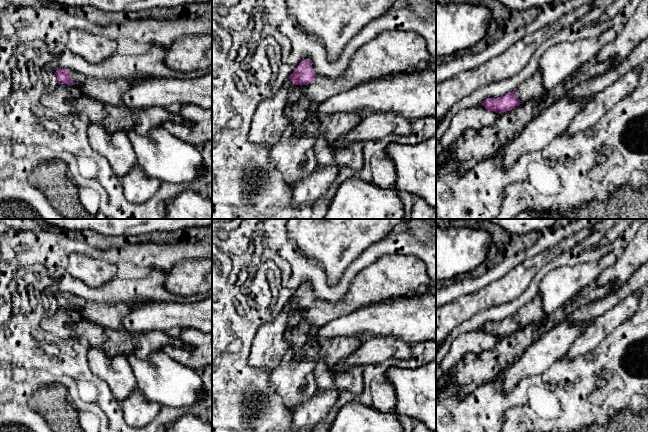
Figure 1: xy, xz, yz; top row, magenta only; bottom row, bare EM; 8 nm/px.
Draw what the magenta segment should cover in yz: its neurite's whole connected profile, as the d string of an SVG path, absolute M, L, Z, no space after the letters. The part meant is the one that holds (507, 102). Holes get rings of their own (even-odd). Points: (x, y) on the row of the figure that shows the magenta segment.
M538 71L517 86L513 92L509 92L497 98L487 98L481 105L483 105L488 111L502 114L514 109L520 104L541 97L544 92L546 91L542 83L542 75L541 72Z

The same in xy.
M58 69L55 75L61 84L76 85L82 94L104 104L124 105L122 96L131 87L127 79L96 79L67 69Z

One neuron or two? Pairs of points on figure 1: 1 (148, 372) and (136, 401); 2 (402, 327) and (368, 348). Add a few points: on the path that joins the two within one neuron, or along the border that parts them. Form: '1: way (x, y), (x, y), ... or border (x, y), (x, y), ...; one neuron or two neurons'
1: border (137, 388), (147, 399), (159, 404); two neurons
2: border (363, 340), (374, 337), (396, 337), (409, 343); two neurons

